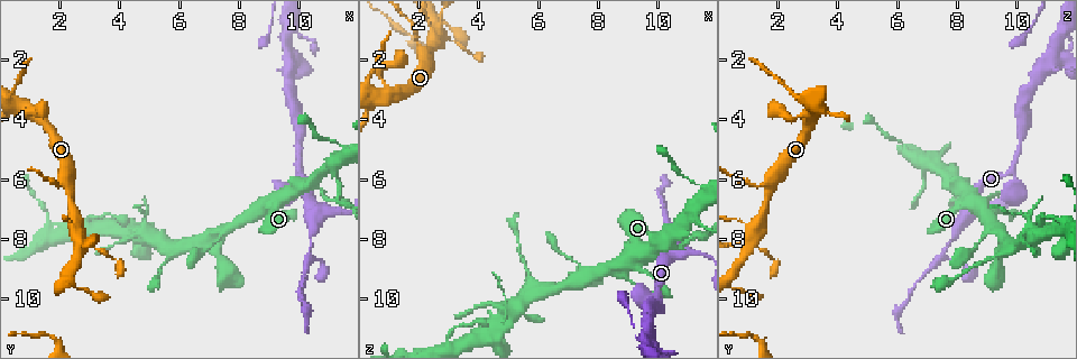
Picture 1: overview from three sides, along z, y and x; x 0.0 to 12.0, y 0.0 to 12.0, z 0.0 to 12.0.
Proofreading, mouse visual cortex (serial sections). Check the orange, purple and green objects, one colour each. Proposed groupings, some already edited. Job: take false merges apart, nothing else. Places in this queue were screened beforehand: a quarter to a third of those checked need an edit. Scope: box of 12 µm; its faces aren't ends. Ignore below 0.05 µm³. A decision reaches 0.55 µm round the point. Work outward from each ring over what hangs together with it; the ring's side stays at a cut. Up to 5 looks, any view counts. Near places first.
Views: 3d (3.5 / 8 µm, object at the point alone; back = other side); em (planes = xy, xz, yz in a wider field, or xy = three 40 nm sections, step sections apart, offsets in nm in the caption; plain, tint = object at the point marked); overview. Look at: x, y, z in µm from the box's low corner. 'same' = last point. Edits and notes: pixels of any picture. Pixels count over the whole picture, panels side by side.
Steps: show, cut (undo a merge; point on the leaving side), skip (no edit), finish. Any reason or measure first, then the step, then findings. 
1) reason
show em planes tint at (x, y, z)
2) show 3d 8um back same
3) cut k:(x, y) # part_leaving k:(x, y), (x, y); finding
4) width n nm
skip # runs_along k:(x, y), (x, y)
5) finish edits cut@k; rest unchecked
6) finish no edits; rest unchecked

three arms meet
show 3d 3.5um at (10.3, 6.1, 8.1)

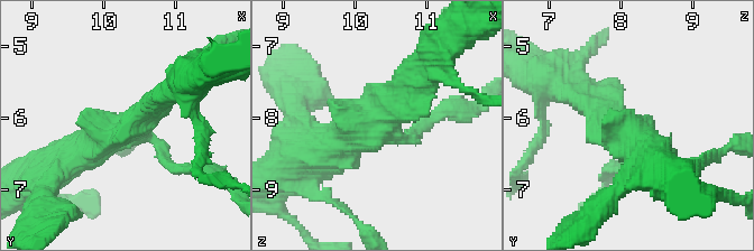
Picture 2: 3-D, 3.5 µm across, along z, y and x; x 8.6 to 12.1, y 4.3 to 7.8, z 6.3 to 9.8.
arms 3; arm_widths 150, 350, 500 nm
show em planes tint at (10.20, 6.20, 8.05)

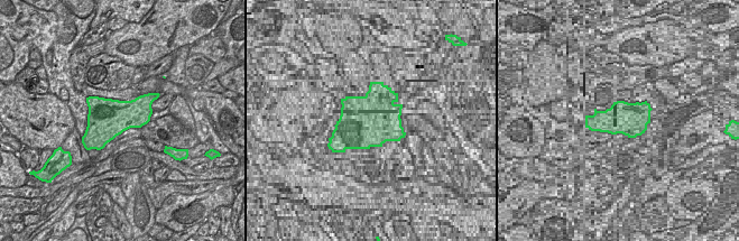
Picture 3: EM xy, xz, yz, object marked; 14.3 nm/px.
show em xy step 5 tint same

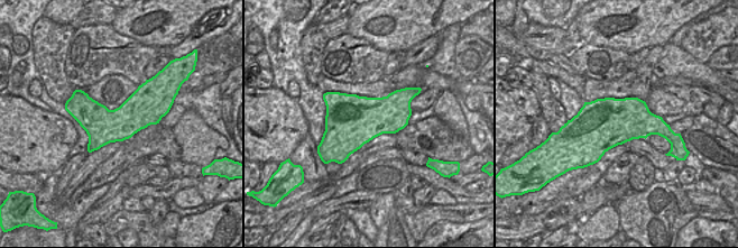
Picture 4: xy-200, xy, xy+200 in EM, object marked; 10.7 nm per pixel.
width 550 nm
skip # runs_along 2:(49, 172), (166, 95); all the same cell

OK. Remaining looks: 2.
three arms meet
show 3d 3.5um at (10.4, 8.6, 7.5)

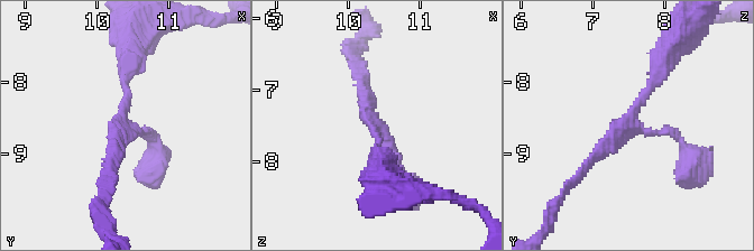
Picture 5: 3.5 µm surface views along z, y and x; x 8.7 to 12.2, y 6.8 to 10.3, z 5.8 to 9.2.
arms 3; arm_widths 150, 200, 250 nm; shape alone is not enough
show em planes tint at (10.35, 8.50, 7.55)

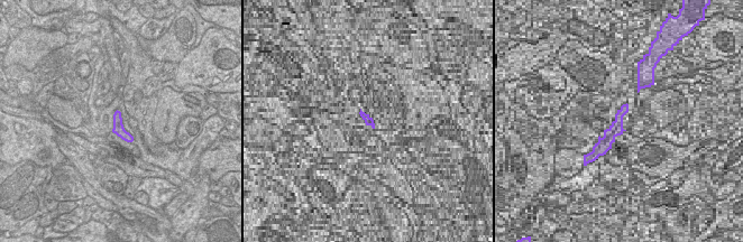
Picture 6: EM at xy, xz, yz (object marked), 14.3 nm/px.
skip # runs_along 5:(665, 57), (628, 122), (579, 175); one cell here

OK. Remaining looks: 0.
finish no edits; rest unchecked

